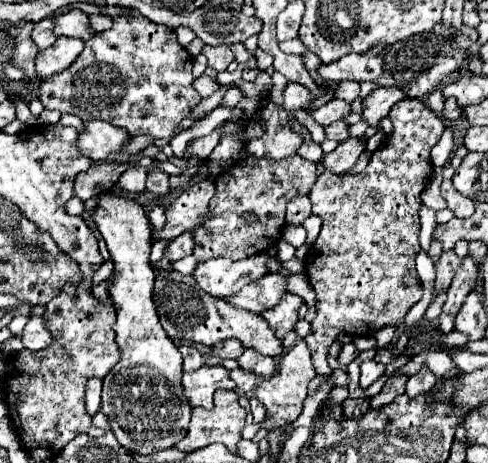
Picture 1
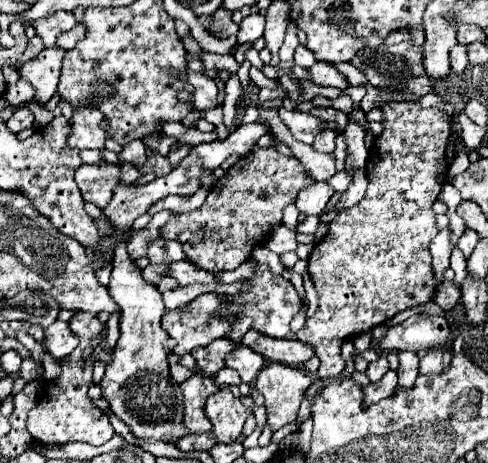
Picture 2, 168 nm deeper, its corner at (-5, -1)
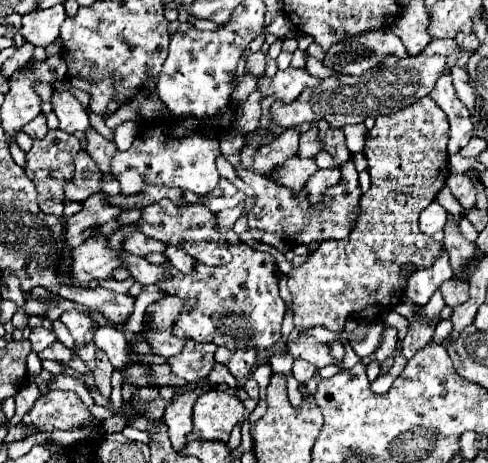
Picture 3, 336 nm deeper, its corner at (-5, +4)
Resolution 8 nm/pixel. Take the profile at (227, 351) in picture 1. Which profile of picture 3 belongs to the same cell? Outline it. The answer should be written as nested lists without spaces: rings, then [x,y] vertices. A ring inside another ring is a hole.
[[[188,340],[180,354],[168,358],[168,364],[172,372],[178,378],[184,378],[186,382],[204,380],[214,366],[214,352],[216,352],[214,344],[200,344]]]

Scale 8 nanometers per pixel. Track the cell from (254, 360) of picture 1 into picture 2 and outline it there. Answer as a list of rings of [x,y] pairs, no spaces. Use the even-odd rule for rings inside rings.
[[[238,345],[232,353],[226,355],[224,363],[226,363],[226,367],[236,369],[238,375],[240,375],[240,379],[242,379],[244,383],[252,383],[252,381],[256,379],[256,375],[260,373],[260,367],[264,367],[266,361],[264,361],[264,357],[258,355],[256,351],[248,349],[248,347],[244,347],[244,345]]]

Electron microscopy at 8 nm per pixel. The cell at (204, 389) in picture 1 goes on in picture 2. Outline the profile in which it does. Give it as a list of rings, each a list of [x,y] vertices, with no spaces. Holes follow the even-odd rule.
[[[192,375],[180,387],[184,391],[184,423],[188,433],[210,431],[210,423],[204,417],[204,403],[212,393],[218,391],[214,381],[210,377]]]

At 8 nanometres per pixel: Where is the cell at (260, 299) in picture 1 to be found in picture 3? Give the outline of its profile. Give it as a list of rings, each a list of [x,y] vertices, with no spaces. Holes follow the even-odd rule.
[[[164,296],[162,300],[158,300],[146,308],[144,324],[148,324],[148,328],[144,328],[144,332],[146,332],[146,340],[152,348],[150,350],[152,354],[170,358],[174,354],[178,354],[182,350],[182,346],[186,344],[186,338],[176,338],[172,334],[174,318],[178,316],[178,312],[182,308],[184,308],[184,304],[176,296]]]

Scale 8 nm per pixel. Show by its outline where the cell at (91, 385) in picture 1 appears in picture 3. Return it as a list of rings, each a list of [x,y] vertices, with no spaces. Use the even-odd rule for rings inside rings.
[[[96,350],[96,370],[94,370],[94,380],[96,380],[96,390],[104,396],[110,398],[112,386],[110,386],[110,376],[114,372],[114,366],[110,364],[108,356],[104,350]]]

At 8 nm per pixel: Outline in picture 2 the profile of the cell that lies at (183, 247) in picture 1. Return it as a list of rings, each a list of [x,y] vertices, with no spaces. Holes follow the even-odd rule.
[[[156,239],[150,247],[148,247],[148,259],[150,263],[172,263],[172,261],[182,261],[186,259],[180,243],[176,241],[168,241],[168,239]]]

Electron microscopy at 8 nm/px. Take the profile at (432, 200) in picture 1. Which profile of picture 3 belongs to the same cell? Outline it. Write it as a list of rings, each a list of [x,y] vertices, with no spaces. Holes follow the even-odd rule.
[[[444,186],[440,192],[438,192],[438,196],[436,196],[436,202],[438,204],[442,204],[450,214],[455,215],[463,215],[464,209],[462,206],[458,206],[458,200],[450,194],[450,190]]]

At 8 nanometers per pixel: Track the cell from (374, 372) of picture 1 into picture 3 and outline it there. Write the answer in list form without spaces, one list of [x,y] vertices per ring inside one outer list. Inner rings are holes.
[[[388,328],[388,330],[384,330],[384,338],[380,340],[378,350],[374,352],[374,358],[376,358],[378,362],[384,362],[388,356],[394,354],[396,344],[398,344],[398,336],[396,336],[396,334],[398,334],[396,328]]]

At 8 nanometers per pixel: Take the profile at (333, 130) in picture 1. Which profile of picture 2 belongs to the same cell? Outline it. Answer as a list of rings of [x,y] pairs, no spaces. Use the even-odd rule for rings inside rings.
[[[326,127],[326,129],[322,129],[322,131],[316,135],[312,147],[314,147],[316,151],[332,153],[332,151],[334,151],[334,139],[336,139],[336,131],[330,129],[330,127]]]

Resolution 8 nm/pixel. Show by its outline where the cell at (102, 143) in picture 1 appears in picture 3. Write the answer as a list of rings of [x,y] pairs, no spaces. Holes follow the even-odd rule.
[[[54,90],[54,94],[52,94],[52,110],[58,116],[62,130],[68,132],[68,134],[74,134],[76,130],[90,128],[86,108],[68,90]]]

